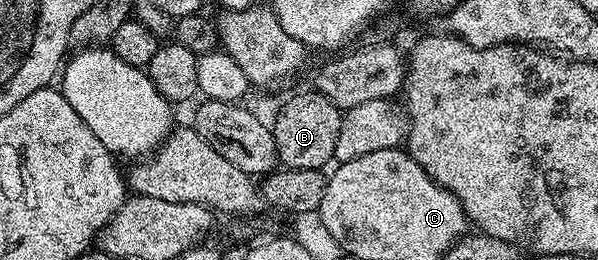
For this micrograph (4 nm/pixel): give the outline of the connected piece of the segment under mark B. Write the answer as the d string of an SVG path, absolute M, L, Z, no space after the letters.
M309 89L309 91L300 91L297 95L290 96L281 105L276 120L271 120L270 123L277 160L284 167L294 169L318 171L327 168L327 163L331 164L336 157L341 114L341 108L335 107L318 90Z

